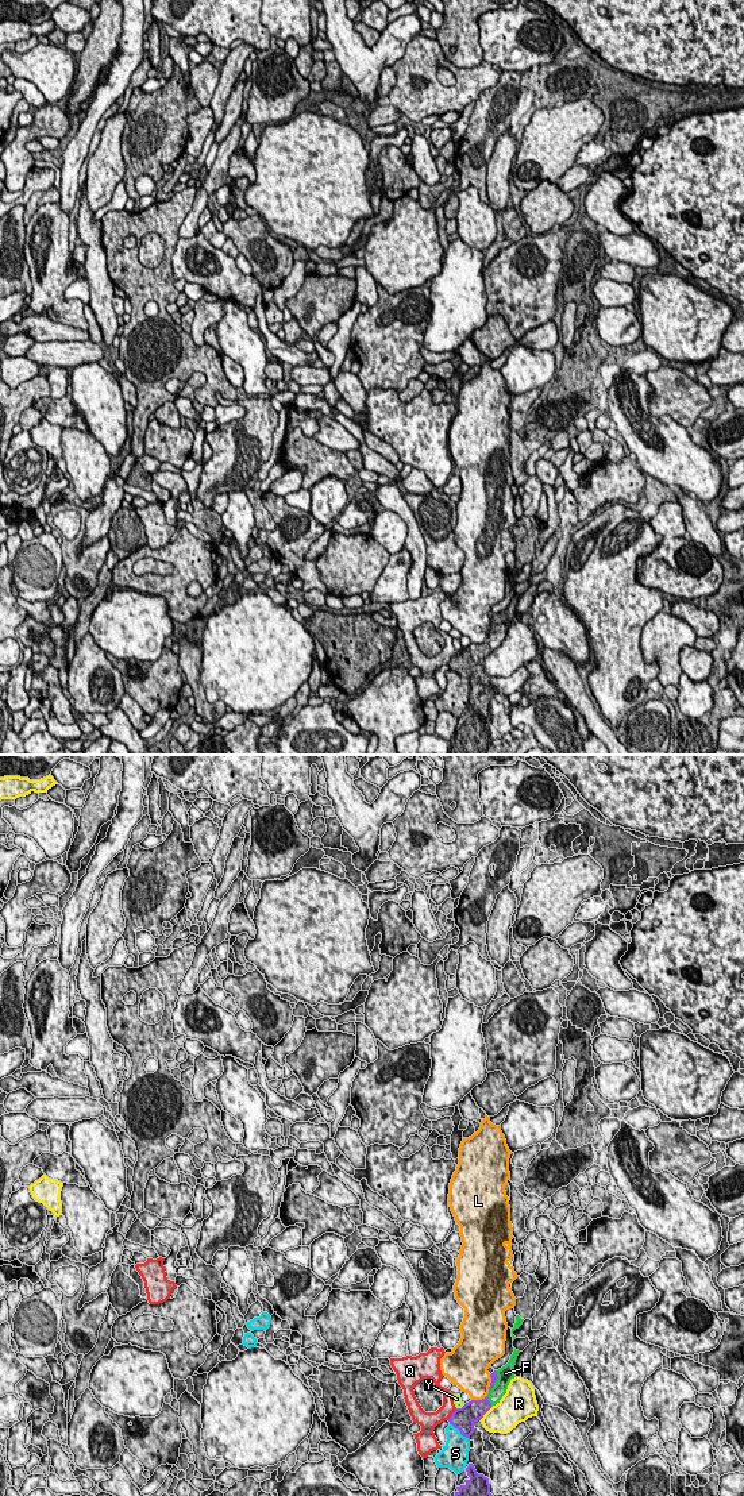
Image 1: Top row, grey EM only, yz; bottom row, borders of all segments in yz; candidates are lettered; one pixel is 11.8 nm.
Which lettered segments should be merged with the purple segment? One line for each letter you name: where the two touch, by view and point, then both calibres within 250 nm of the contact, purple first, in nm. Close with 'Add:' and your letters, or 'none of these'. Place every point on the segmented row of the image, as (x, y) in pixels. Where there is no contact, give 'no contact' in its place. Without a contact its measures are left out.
F: meets purple in yz at (489, 1402); 260 nm thick on the purple side, 170 nm on the other
Add: F

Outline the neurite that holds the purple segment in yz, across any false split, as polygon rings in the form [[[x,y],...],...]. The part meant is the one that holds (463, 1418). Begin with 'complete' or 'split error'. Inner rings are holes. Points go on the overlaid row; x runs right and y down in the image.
split error; [[[514,1349],[510,1356],[509,1362],[498,1370],[494,1370],[490,1377],[491,1383],[489,1387],[489,1393],[482,1400],[471,1400],[466,1403],[462,1408],[456,1408],[450,1416],[448,1422],[460,1434],[470,1439],[470,1435],[474,1433],[474,1423],[481,1420],[483,1415],[506,1393],[508,1385],[512,1379],[514,1379],[514,1365],[519,1356],[519,1350]]]

